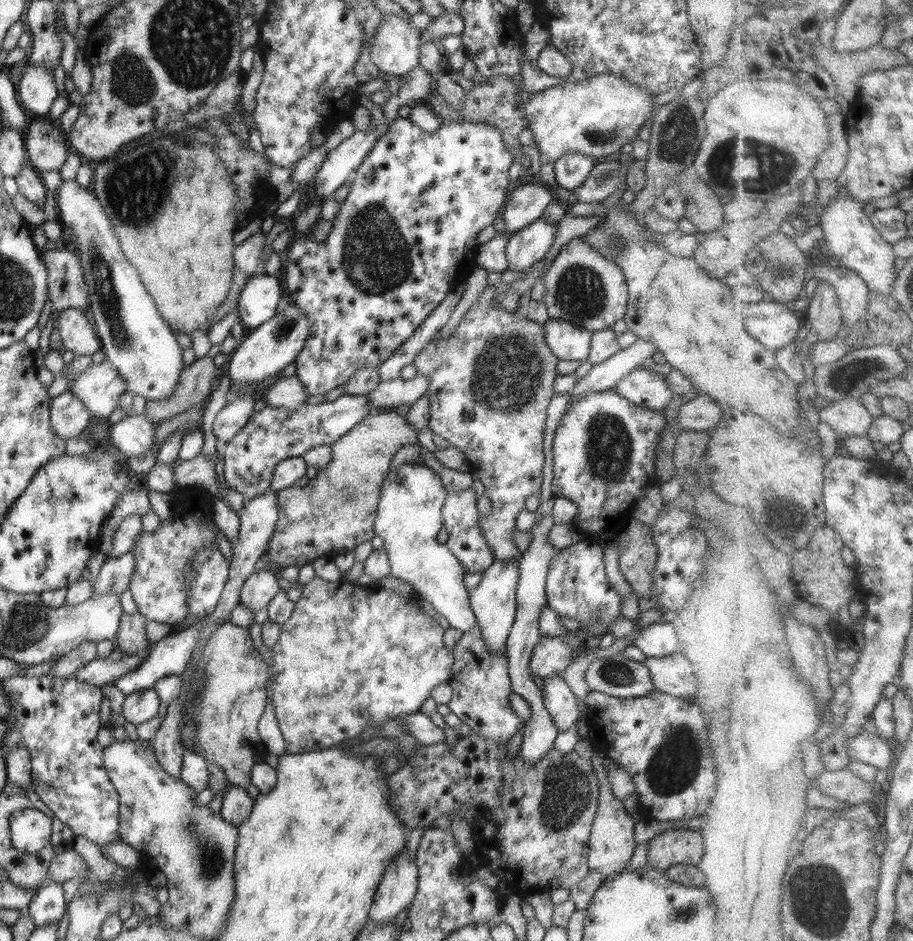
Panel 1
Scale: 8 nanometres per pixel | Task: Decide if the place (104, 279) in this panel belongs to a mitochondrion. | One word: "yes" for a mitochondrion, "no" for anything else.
yes

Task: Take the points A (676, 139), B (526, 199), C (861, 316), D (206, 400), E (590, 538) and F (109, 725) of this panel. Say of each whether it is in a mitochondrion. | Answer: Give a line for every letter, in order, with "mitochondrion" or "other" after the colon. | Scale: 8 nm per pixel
A: mitochondrion
B: other
C: other
D: other
E: other
F: other

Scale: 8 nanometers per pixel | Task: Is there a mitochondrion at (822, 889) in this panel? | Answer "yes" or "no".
yes

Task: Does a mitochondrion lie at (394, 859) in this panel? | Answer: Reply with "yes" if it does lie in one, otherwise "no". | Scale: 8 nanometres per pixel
no

